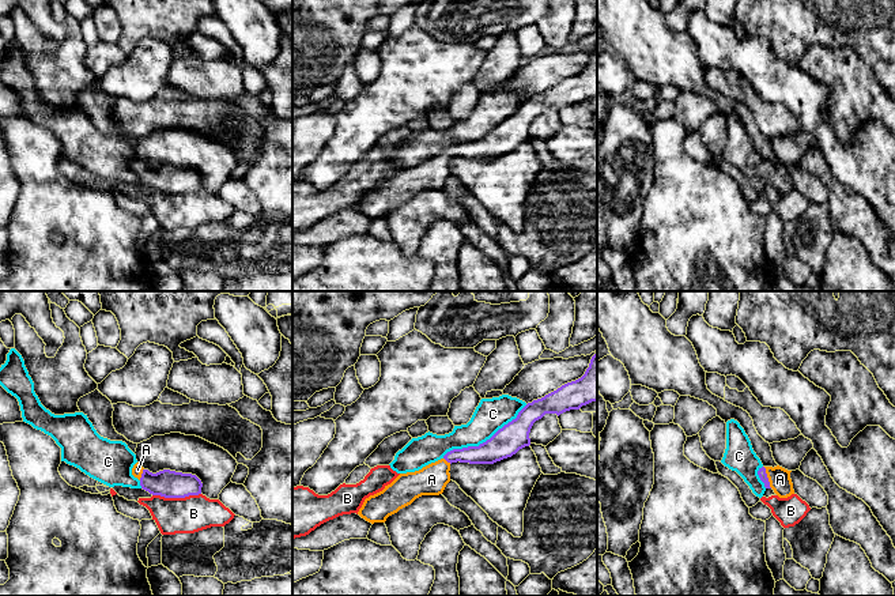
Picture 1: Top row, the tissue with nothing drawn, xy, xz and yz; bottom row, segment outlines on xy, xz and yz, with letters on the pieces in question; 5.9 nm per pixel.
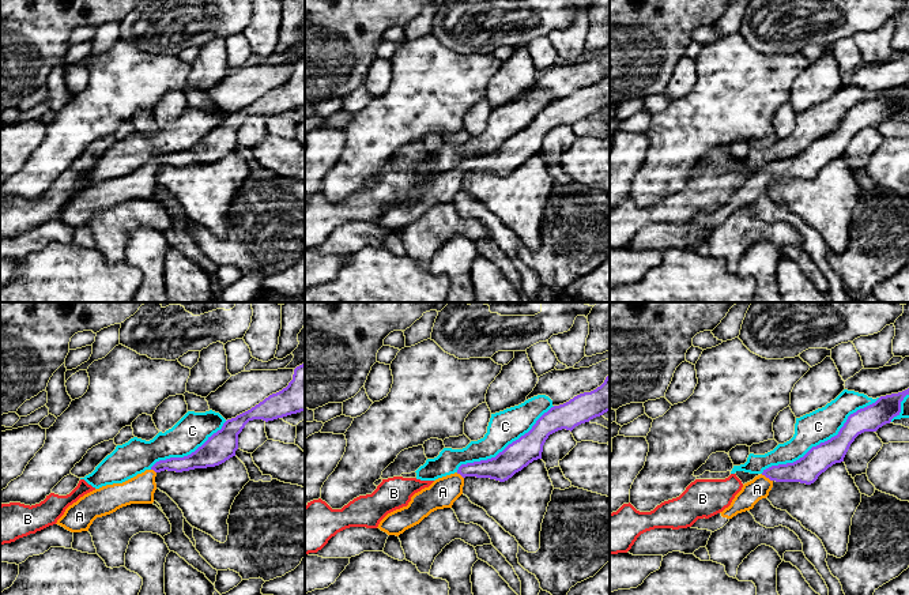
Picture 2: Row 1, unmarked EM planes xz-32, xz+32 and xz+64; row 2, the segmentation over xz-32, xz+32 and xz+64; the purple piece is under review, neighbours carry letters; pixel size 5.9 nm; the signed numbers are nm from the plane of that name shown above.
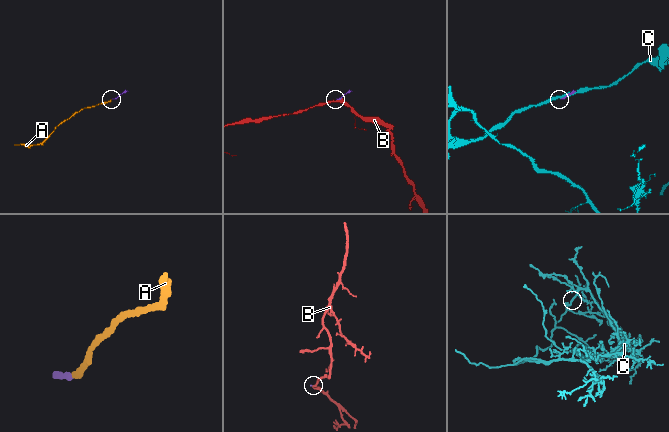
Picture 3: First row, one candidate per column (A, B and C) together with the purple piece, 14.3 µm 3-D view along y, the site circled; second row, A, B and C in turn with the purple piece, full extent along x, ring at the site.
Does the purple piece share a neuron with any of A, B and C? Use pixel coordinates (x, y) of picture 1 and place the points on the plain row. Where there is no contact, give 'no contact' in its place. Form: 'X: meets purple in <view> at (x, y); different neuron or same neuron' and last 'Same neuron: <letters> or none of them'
A: meets purple in yz at (767, 173); same neuron
B: meets purple in xy at (176, 192); different neuron
C: meets purple in xz at (486, 136); different neuron
Same neuron: A

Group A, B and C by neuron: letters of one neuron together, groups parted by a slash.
A / B / C

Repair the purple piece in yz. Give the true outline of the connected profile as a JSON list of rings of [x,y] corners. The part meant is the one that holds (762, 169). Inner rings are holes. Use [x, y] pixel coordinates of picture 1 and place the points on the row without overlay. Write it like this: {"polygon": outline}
{"polygon": [[[777,161],[759,163],[758,170],[766,184],[773,184],[779,193],[788,193],[794,189],[790,167]]]}

